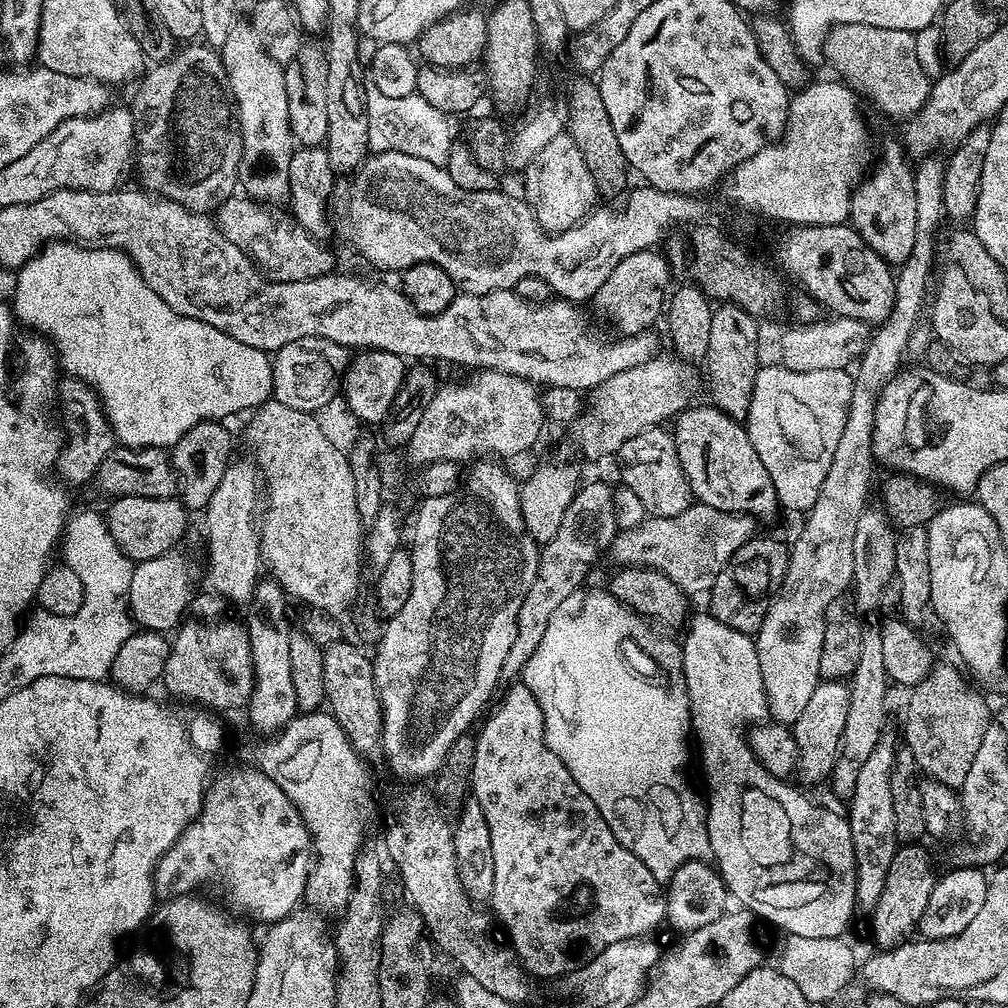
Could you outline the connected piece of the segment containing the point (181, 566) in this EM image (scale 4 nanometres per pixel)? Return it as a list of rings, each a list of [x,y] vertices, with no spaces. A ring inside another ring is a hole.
[[[173,550],[158,558],[139,561],[132,569],[128,606],[132,609],[132,615],[141,629],[171,633],[185,619],[189,611],[194,599],[192,572],[178,553],[179,551]]]

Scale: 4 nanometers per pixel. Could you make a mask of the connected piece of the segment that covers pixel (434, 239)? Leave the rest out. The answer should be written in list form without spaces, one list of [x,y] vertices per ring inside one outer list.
[[[378,152],[369,155],[368,159],[347,177],[348,189],[345,192],[337,191],[334,199],[330,204],[330,216],[334,221],[334,228],[340,231],[340,236],[344,240],[349,240],[370,263],[378,268],[389,268],[390,271],[399,273],[401,270],[414,266],[415,264],[436,264],[442,270],[446,270],[446,274],[450,274],[450,278],[456,284],[457,289],[461,293],[470,296],[485,296],[487,292],[497,292],[503,288],[509,290],[515,289],[518,282],[522,282],[522,278],[530,278],[537,276],[542,278],[542,282],[546,282],[552,287],[553,293],[561,300],[570,300],[573,302],[581,302],[580,300],[591,301],[595,297],[598,286],[602,286],[602,282],[606,282],[606,277],[610,275],[610,270],[614,270],[614,266],[618,266],[618,262],[622,262],[622,258],[626,258],[635,252],[646,252],[657,247],[656,244],[660,240],[660,235],[664,231],[672,228],[675,224],[684,224],[682,226],[691,225],[693,222],[703,221],[704,204],[703,199],[697,198],[692,194],[683,192],[664,192],[661,188],[651,186],[643,186],[644,188],[633,187],[627,193],[628,205],[625,208],[600,208],[588,213],[579,224],[575,224],[573,228],[567,228],[564,232],[547,233],[536,221],[535,214],[532,213],[531,206],[527,200],[519,195],[511,196],[508,192],[497,190],[495,192],[467,192],[463,184],[454,182],[454,178],[450,178],[447,167],[440,167],[432,162],[426,162],[425,158],[414,157],[411,154],[398,152]]]

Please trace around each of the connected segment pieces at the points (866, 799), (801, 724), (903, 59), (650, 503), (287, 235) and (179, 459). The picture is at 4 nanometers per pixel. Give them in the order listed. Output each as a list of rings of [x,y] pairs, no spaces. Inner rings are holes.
[[[882,738],[874,746],[870,758],[866,758],[862,770],[858,770],[858,782],[847,801],[846,819],[854,842],[856,859],[856,908],[871,913],[872,907],[882,898],[882,886],[886,886],[886,870],[894,862],[898,847],[894,830],[894,798],[890,794],[890,778],[896,767],[897,745]]]
[[[824,680],[814,690],[810,703],[802,710],[802,714],[791,725],[791,734],[797,742],[799,756],[798,777],[799,783],[820,784],[831,777],[836,756],[840,752],[840,739],[846,730],[846,712],[850,710],[848,684],[838,680]]]
[[[834,23],[827,29],[822,56],[828,59],[835,75],[853,89],[865,92],[890,116],[913,116],[926,102],[930,77],[918,62],[914,35],[906,30],[886,30],[869,24]],[[861,88],[861,89],[860,89]]]
[[[663,427],[650,428],[647,432],[630,438],[620,448],[620,476],[624,479],[621,480],[623,487],[638,494],[645,513],[654,516],[677,516],[693,503],[694,497],[682,470],[682,462],[678,462],[678,450],[673,433],[664,431]]]
[[[237,194],[226,198],[220,207],[215,209],[214,219],[217,226],[242,250],[252,263],[268,277],[278,282],[302,282],[317,280],[333,271],[336,260],[332,252],[316,237],[311,236],[300,223],[287,211],[271,212],[271,207],[257,202],[247,194]]]
[[[204,420],[198,426],[186,430],[182,438],[172,445],[170,459],[178,481],[178,496],[185,508],[203,510],[208,507],[210,494],[218,490],[218,482],[222,482],[222,474],[226,474],[228,465],[234,459],[232,453],[232,432],[227,423],[218,420]]]

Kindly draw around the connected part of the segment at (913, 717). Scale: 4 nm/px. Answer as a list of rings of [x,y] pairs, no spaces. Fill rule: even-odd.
[[[933,663],[930,674],[911,689],[903,740],[914,754],[917,769],[924,771],[923,775],[953,790],[966,782],[970,762],[974,762],[974,754],[978,754],[978,746],[982,746],[982,734],[986,734],[994,716],[987,702],[964,681],[965,673],[957,668],[952,664]]]

